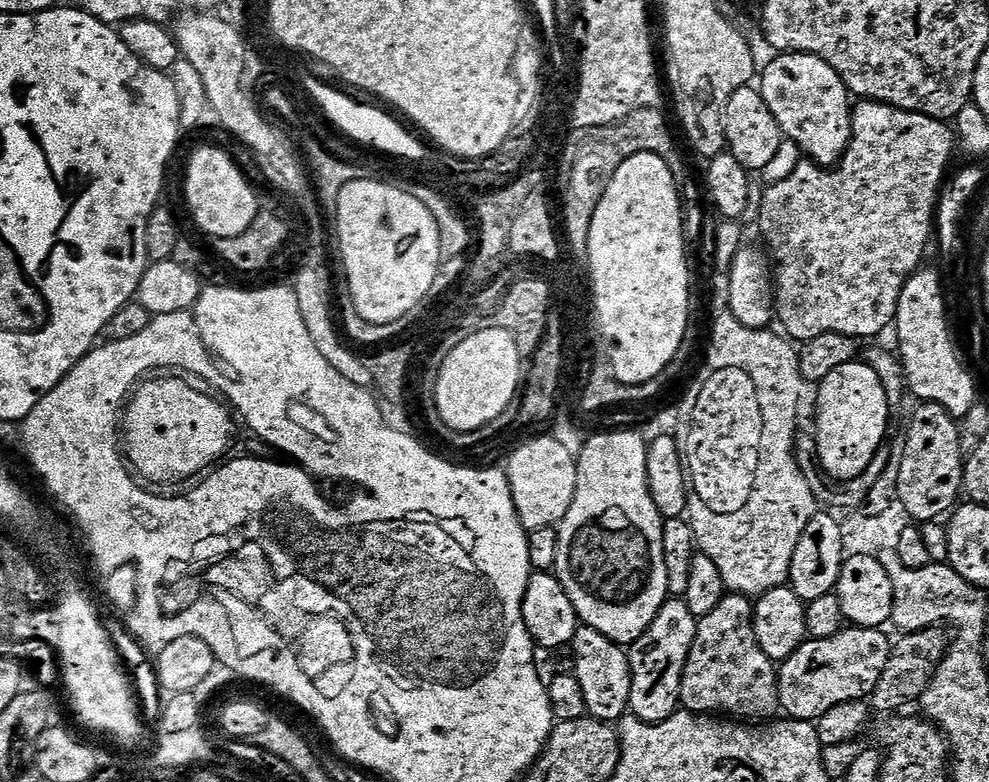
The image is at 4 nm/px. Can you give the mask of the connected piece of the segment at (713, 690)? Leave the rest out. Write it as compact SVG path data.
M725 594L710 614L698 620L694 646L690 646L682 674L683 711L719 714L744 722L768 722L781 711L778 668L758 644L752 625L753 607L747 596Z

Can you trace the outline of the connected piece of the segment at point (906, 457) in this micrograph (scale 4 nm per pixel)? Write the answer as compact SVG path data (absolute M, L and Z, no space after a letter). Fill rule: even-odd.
M921 403L919 407L903 437L906 450L902 454L902 470L898 470L898 504L913 516L913 521L939 521L961 499L966 457L959 448L960 425L954 417L937 404Z

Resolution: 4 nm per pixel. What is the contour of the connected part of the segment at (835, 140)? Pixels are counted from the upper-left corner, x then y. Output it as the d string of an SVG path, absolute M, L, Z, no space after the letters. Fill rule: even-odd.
M789 52L772 59L776 60L770 61L765 68L763 65L758 91L766 106L770 106L770 114L774 114L781 133L796 142L811 163L821 166L839 164L852 143L854 107L842 78L829 64L804 52Z

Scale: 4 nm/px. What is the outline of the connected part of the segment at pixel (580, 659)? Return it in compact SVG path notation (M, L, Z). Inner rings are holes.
M587 626L577 627L570 651L576 655L574 675L578 678L578 686L582 686L583 696L586 697L588 716L605 722L619 721L629 711L632 685L632 667L627 651L598 630Z

